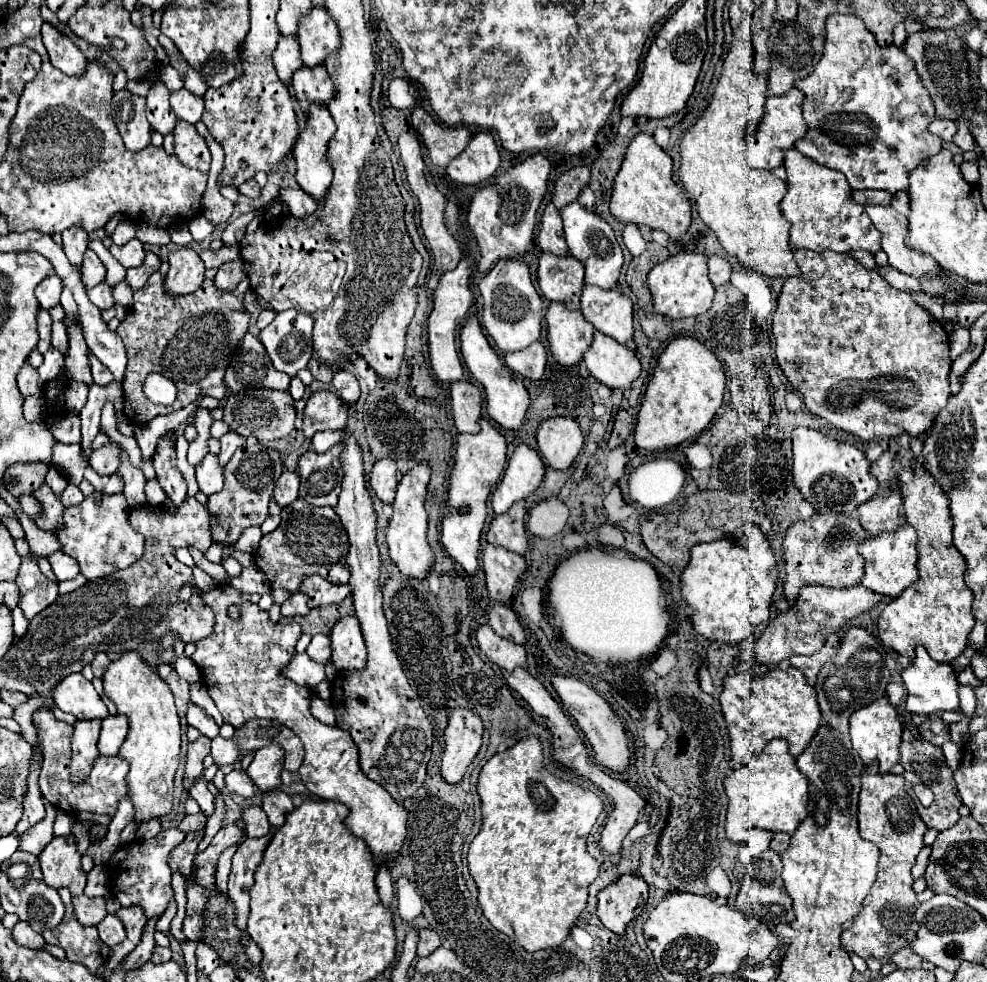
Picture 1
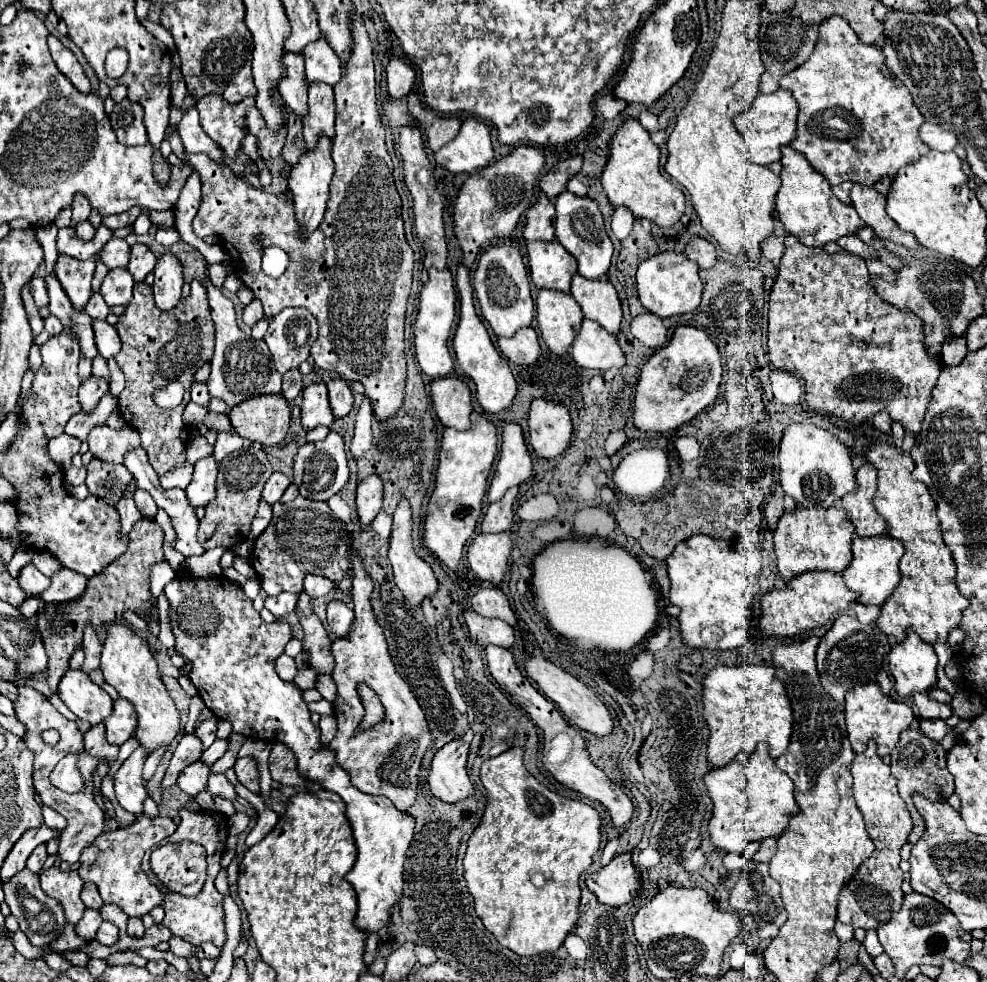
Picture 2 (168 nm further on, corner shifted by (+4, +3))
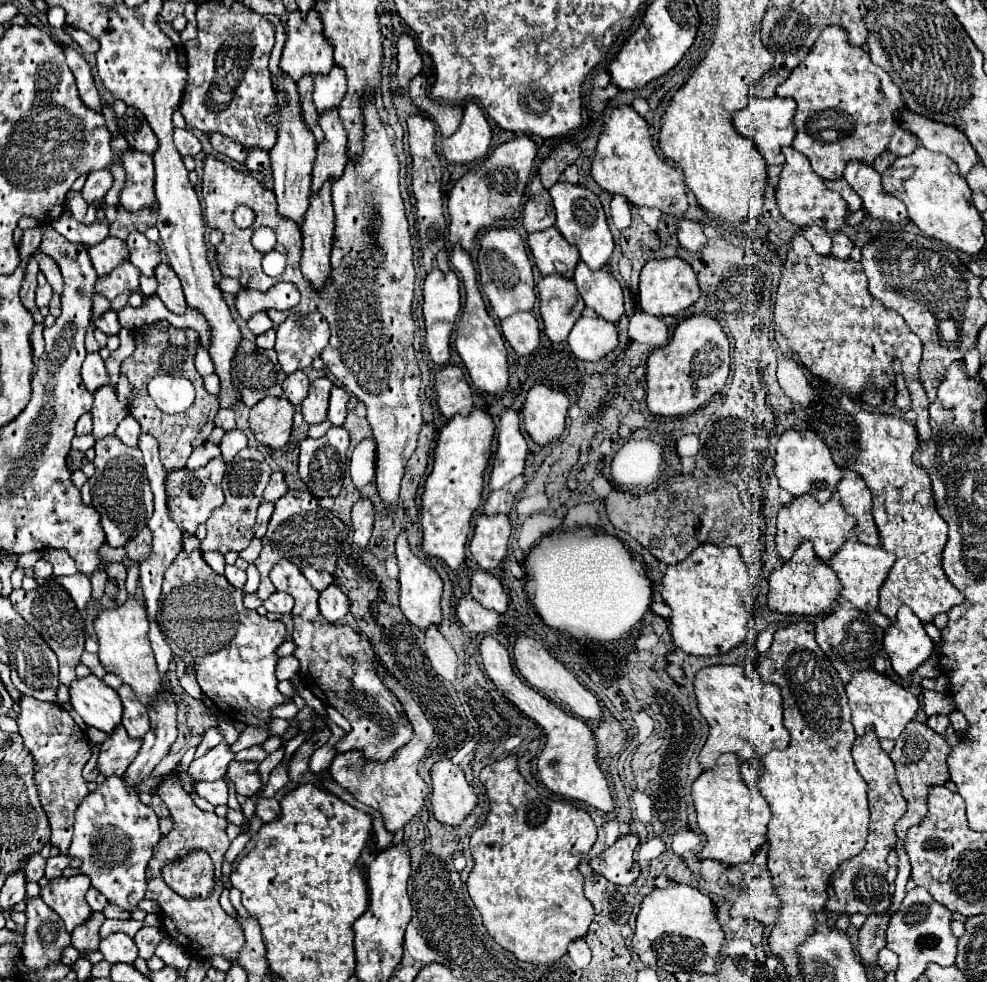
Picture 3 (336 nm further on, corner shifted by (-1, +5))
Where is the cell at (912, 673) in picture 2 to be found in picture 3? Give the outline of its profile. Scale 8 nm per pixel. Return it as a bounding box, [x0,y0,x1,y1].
[883,606,933,678]

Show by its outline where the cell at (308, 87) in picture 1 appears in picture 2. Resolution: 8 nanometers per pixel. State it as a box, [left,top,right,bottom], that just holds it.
[302,82,334,148]

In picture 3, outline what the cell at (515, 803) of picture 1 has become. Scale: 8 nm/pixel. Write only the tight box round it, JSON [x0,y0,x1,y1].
[467,756,597,964]

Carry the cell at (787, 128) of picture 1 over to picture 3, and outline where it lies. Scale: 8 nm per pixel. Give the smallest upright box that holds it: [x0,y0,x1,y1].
[733,96,795,164]

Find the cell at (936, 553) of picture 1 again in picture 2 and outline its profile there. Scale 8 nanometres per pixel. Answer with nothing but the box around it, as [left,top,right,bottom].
[866,442,970,644]

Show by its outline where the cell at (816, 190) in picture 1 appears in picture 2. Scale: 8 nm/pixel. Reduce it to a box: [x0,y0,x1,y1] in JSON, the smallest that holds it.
[776,146,866,246]

